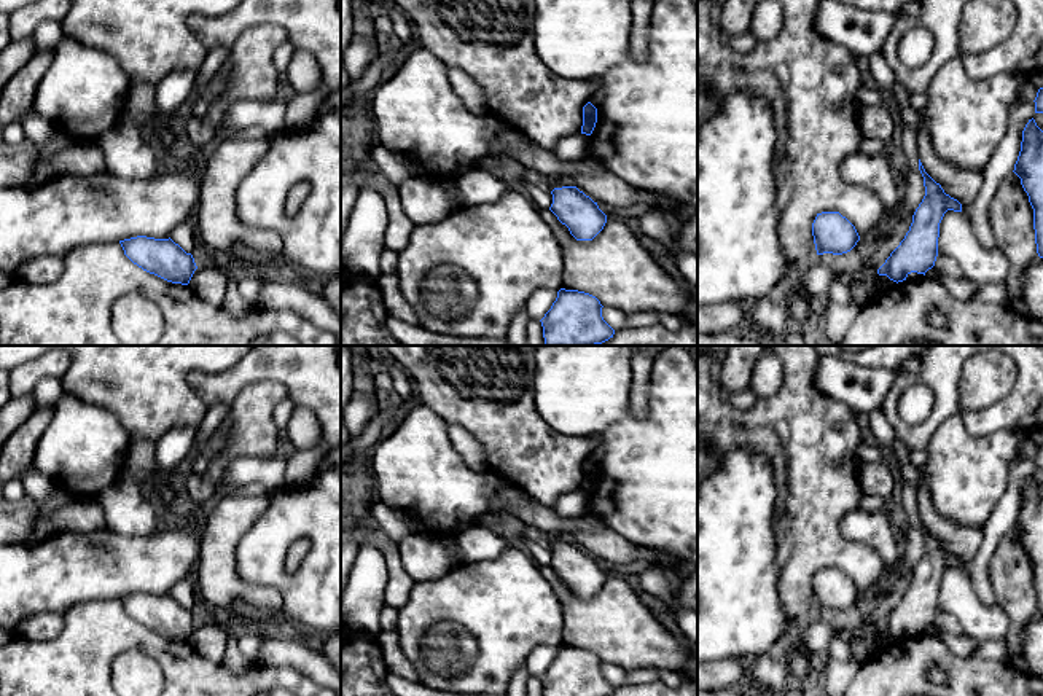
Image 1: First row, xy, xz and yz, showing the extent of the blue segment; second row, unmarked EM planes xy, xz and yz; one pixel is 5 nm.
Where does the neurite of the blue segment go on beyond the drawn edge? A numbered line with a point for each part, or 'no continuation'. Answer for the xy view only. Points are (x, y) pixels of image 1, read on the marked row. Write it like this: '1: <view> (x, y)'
no continuation

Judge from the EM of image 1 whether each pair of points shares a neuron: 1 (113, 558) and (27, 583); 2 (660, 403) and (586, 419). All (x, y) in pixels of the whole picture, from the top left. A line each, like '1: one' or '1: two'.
1: one
2: one

